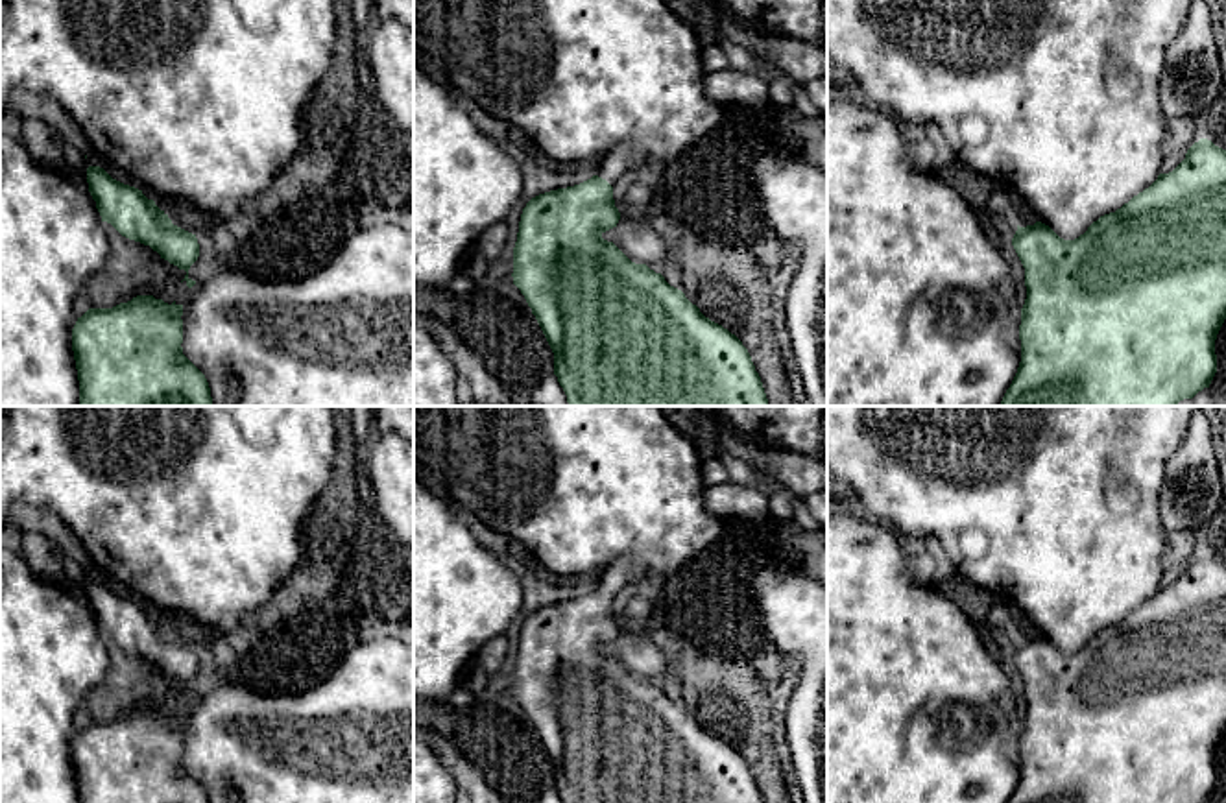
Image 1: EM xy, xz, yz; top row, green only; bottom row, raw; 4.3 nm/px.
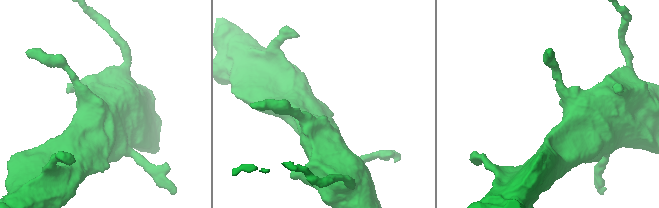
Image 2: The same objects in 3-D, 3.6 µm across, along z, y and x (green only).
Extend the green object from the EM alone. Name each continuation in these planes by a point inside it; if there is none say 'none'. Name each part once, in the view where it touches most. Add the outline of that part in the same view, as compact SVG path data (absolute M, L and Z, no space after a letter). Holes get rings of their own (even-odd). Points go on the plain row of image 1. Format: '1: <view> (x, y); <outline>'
1: xz (617, 575); M628 557L617 559L598 574L596 589L613 598L624 585L630 583L630 576L631 576L630 559Z

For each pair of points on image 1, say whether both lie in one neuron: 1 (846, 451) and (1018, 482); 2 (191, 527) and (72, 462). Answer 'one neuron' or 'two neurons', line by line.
1: one neuron
2: one neuron

